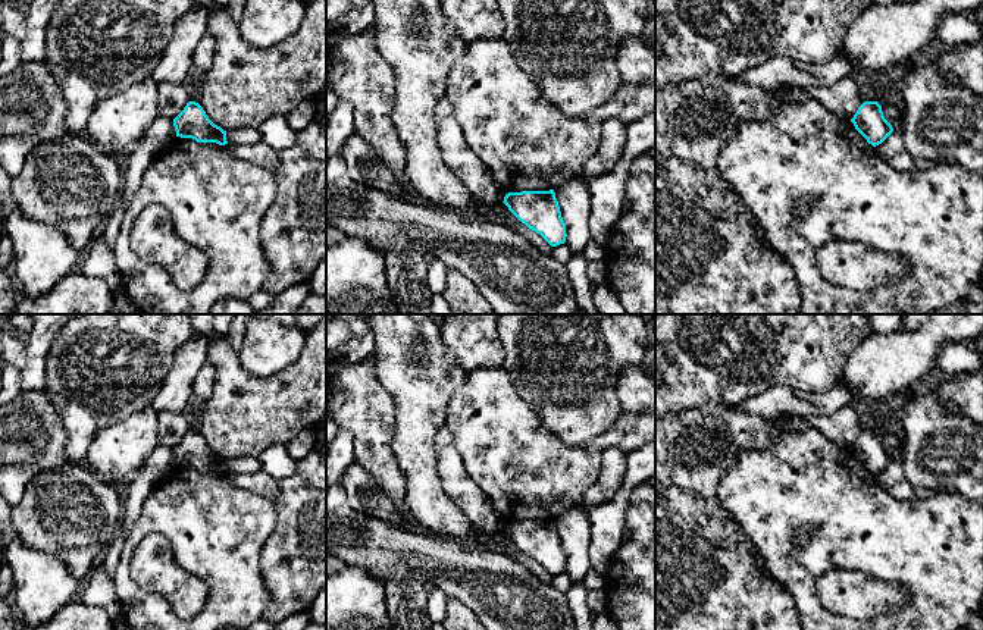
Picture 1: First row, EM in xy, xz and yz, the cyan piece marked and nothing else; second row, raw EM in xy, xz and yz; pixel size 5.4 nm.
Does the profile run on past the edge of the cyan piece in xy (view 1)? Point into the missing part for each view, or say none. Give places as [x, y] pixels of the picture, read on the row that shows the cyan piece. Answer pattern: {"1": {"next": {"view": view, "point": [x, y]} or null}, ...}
{"1": {"next": null}}

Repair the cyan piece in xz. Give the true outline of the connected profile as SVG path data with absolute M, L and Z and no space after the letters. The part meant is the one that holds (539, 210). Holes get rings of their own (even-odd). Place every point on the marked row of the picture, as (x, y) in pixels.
M554 189L508 192L503 203L522 223L539 233L551 247L566 242L566 223Z

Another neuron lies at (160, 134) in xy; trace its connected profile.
M157 116L141 137L119 157L123 185L120 204L128 207L141 185L143 176L153 159L175 142L173 119Z

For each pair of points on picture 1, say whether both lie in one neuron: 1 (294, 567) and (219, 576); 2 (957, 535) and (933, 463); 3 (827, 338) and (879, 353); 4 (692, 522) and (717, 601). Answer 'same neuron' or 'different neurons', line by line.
1: different neurons
2: different neurons
3: different neurons
4: same neuron

